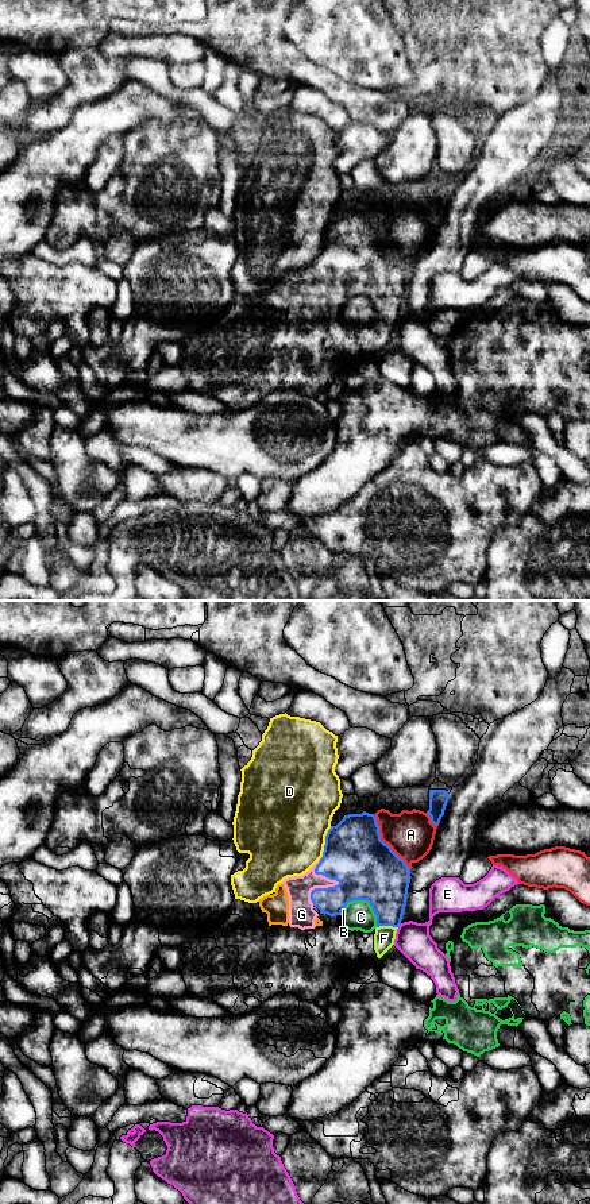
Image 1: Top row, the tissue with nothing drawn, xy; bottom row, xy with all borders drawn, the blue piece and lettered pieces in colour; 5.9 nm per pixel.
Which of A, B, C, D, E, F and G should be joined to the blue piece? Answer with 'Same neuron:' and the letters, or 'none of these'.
Same neuron: B, F, G

